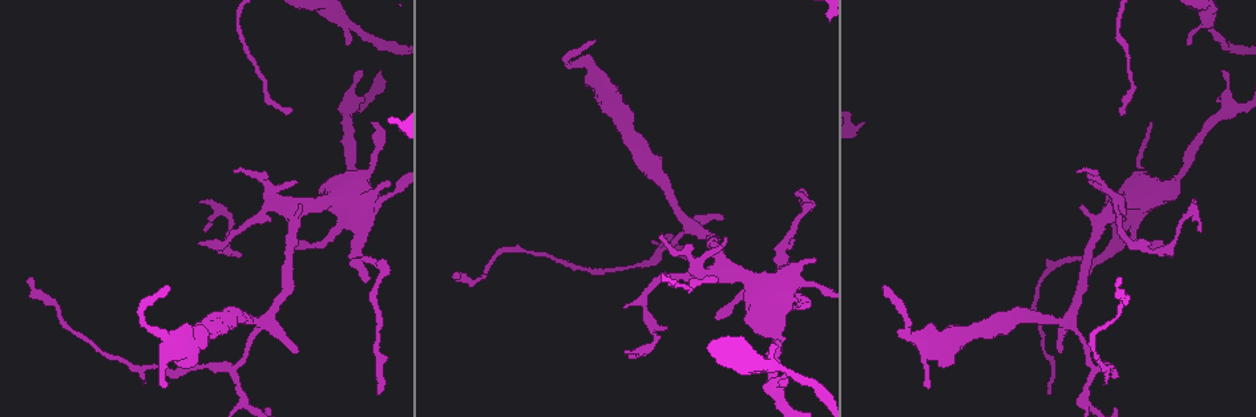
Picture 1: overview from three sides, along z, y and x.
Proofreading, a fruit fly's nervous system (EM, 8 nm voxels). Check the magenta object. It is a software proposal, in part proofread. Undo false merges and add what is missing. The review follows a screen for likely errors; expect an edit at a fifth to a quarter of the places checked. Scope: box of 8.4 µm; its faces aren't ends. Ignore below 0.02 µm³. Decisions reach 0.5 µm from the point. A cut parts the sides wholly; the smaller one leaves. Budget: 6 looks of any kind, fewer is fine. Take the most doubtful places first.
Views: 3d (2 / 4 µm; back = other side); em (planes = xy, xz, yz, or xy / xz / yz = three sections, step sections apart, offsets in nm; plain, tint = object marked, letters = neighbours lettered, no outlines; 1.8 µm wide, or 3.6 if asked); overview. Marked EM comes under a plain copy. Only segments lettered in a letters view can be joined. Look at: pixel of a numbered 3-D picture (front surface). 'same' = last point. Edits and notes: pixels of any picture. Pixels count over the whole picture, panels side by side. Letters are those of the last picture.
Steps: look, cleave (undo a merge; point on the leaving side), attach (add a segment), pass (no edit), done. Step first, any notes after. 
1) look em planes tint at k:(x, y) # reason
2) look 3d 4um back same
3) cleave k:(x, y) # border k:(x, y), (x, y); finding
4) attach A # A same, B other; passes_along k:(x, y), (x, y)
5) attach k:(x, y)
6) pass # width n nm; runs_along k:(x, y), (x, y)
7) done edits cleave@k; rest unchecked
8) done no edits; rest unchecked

look em xz step 8 letters at 1:(1193, 43) # an open end

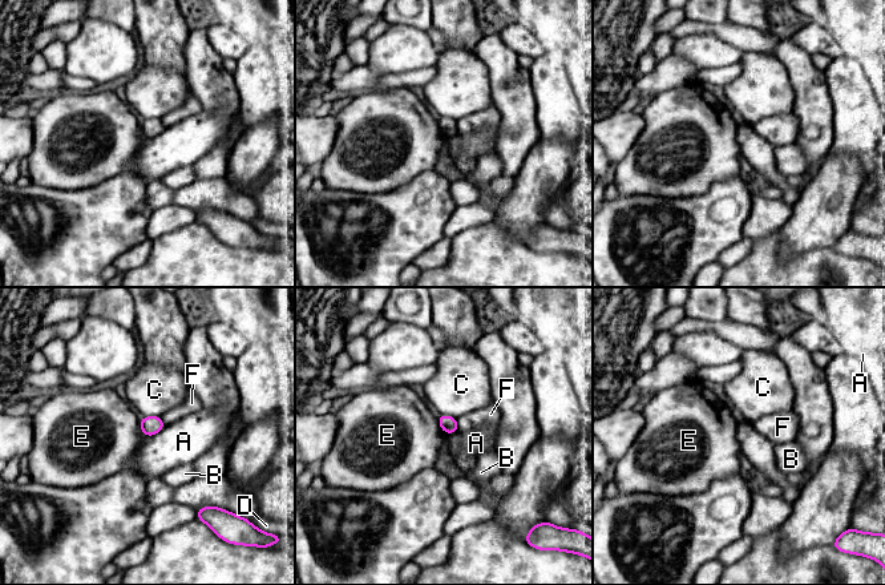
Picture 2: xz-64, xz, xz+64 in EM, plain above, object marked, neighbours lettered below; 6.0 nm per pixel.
look em planes letters same # another direction

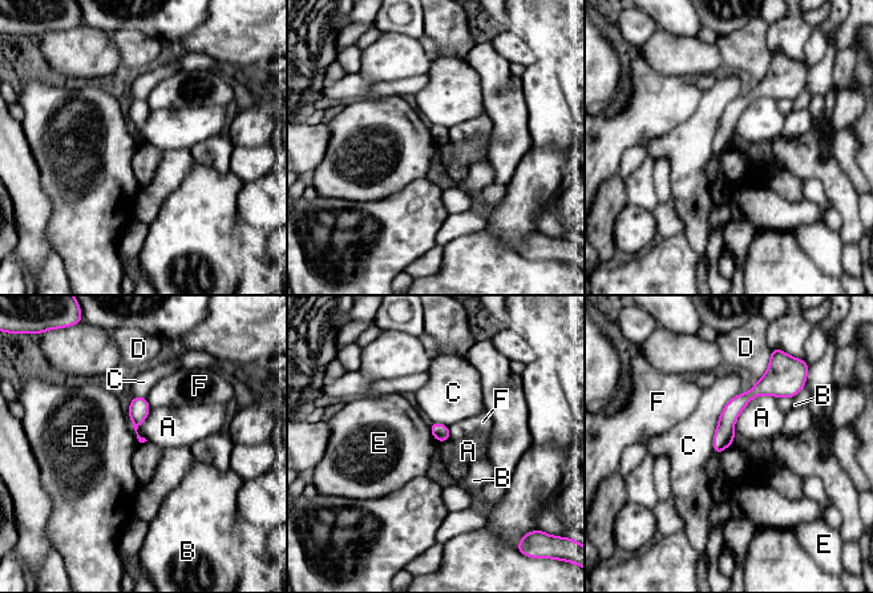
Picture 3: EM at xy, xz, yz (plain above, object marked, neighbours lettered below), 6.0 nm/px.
pass # A other, B other, C other, D other, E other, F other; runs_along 3:(792, 391), (754, 391), (716, 448); no lettered segment goes on from it

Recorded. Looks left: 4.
look em xz step 4 letters at 1:(1049, 392) # end of a long branch

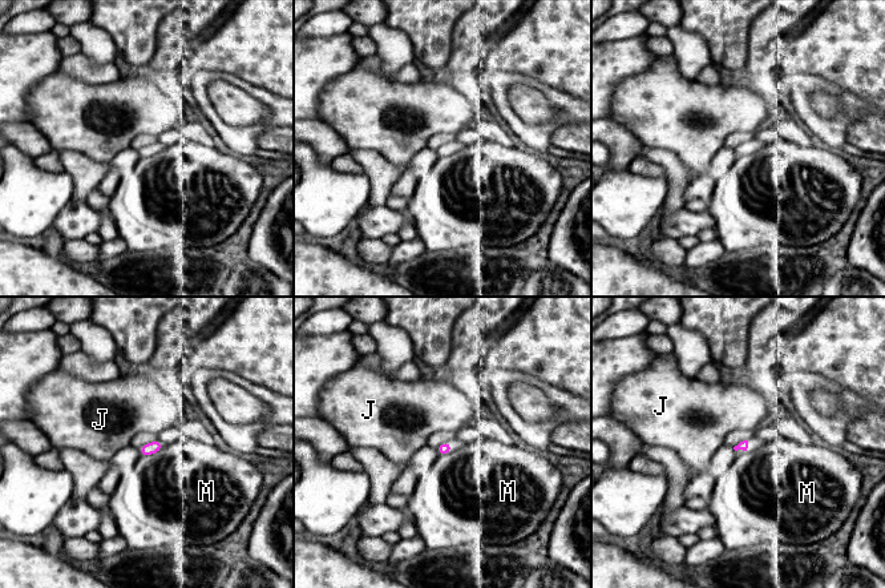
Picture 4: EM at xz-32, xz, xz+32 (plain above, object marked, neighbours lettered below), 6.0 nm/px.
look em planes letters same # cut it another way

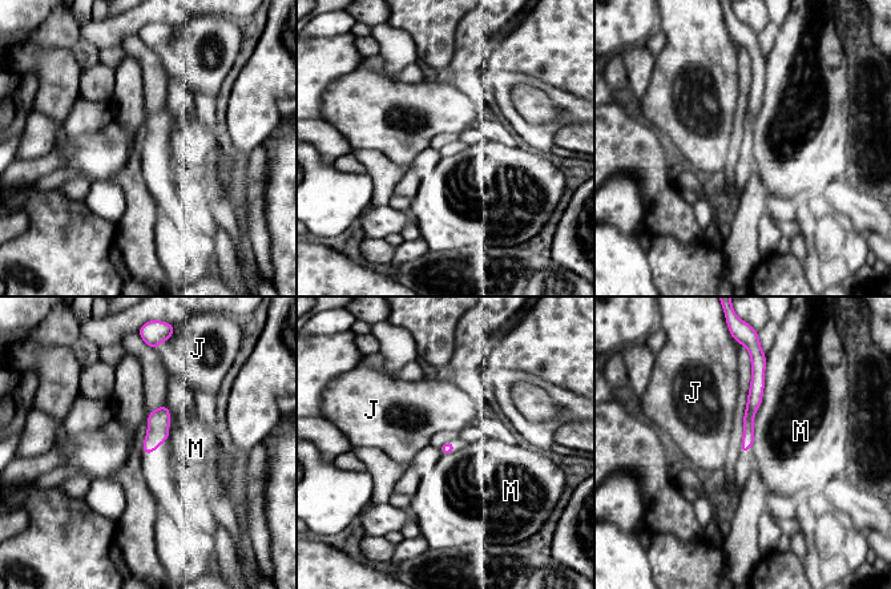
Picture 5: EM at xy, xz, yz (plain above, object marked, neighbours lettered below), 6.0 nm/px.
pass # width 70 nm; longest_contact M 550 nm; J other, M other; none of them fits

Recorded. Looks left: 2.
look em 3.6um yz step 8 tint at 1:(266, 322) # three-way junction

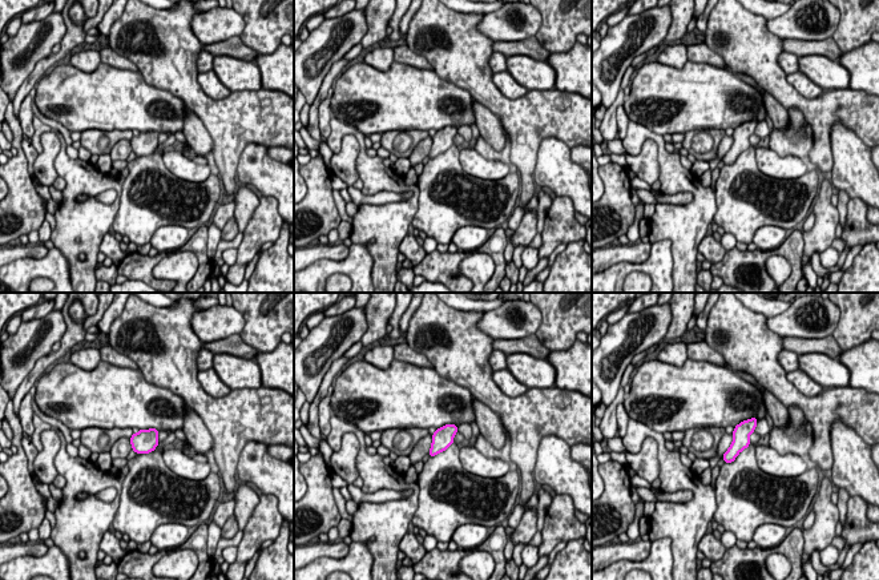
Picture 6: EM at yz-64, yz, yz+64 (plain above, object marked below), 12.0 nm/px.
look em 3.6um planes letters same

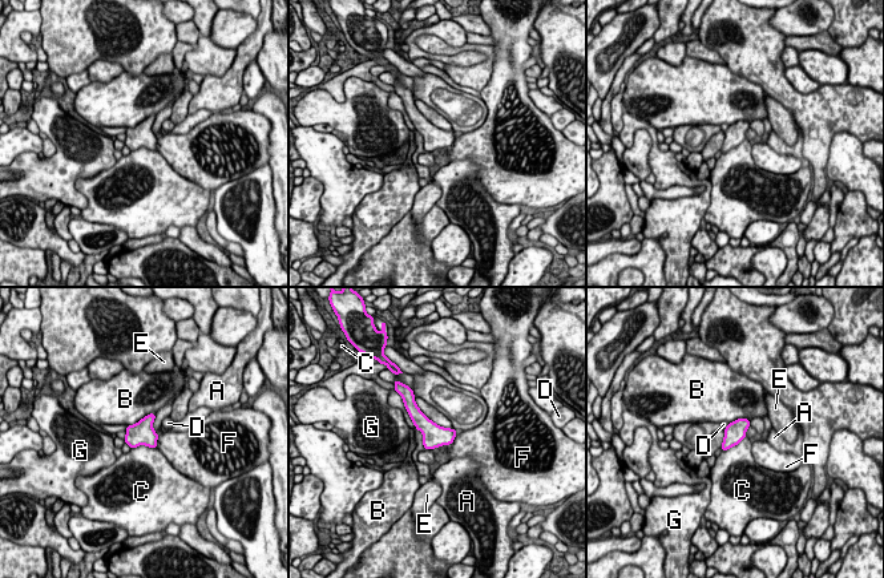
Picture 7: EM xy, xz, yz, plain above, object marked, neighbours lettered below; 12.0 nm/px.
pass # A other, B other, C other, D other, E other, F other, G other; border 7:(156, 448), (137, 445), (130, 449); all the same neuron

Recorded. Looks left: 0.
done no edits; rest unchecked

